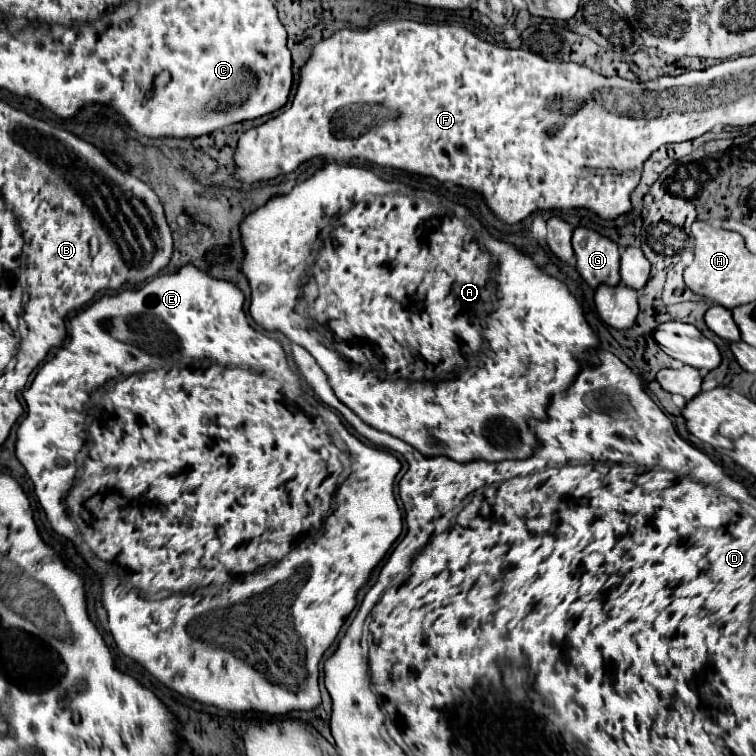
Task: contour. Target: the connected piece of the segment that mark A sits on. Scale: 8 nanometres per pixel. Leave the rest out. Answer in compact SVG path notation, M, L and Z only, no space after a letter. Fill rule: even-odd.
M325 165L313 177L299 183L289 195L273 197L273 199L267 201L267 205L253 211L241 223L241 239L243 239L243 247L245 247L245 261L241 265L241 271L245 273L245 277L249 279L249 285L251 285L251 305L248 313L245 313L247 319L253 327L254 323L257 323L258 326L255 326L255 329L261 331L261 333L267 333L265 330L267 329L270 333L273 332L275 339L282 339L285 336L291 339L293 343L299 343L305 349L309 349L311 355L319 361L321 369L329 375L329 383L331 383L335 395L347 407L351 407L367 425L373 425L377 431L385 431L385 433L391 433L391 435L403 439L405 443L419 449L423 455L427 455L427 457L445 455L445 457L461 461L461 463L473 461L473 459L485 459L485 461L525 459L525 457L531 455L533 445L535 445L535 437L531 435L531 431L527 427L527 421L547 417L545 409L547 409L549 399L555 393L567 391L569 385L573 383L575 375L581 369L579 363L575 361L575 355L581 355L585 349L589 351L589 349L599 347L599 339L593 333L593 329L589 327L589 323L585 321L583 309L577 303L577 299L569 293L567 285L563 285L561 281L557 281L557 279L549 277L547 273L543 273L531 261L531 257L519 253L513 245L505 245L504 242L494 239L493 236L492 238L482 236L480 234L482 231L481 223L464 205L448 200L449 208L444 203L444 210L446 210L446 214L453 215L453 217L429 225L429 217L433 215L433 205L429 205L427 201L421 201L421 199L405 197L405 195L386 195L399 192L406 193L407 191L409 189L406 188L406 185L395 181L386 182L380 179L371 169L345 167L345 165ZM374 197L377 197L377 199L373 203L365 203L365 201ZM467 228L472 231L473 239L486 251L483 251L469 237ZM325 229L327 229L327 233L333 235L333 243L327 243L327 247L321 249L315 265L311 265L311 273L309 273L307 283L303 287L303 257L311 255L311 251L323 239ZM487 251L497 261L497 285L499 287L495 285L495 265L493 265L491 255ZM373 353L379 355L379 359L383 357L383 363L387 359L403 359L405 363L411 363L411 367L415 369L411 375L415 379L401 379L399 381L399 377L385 377L377 369L371 369L371 367L375 367Z

